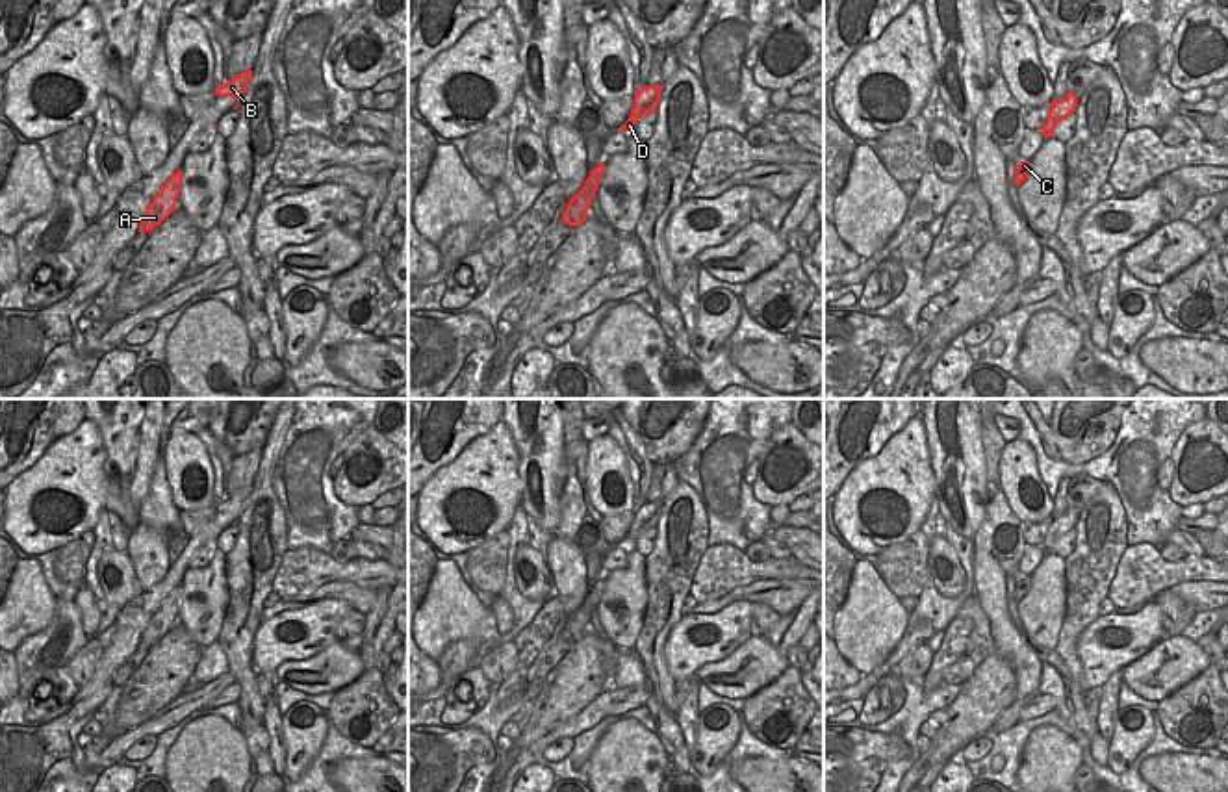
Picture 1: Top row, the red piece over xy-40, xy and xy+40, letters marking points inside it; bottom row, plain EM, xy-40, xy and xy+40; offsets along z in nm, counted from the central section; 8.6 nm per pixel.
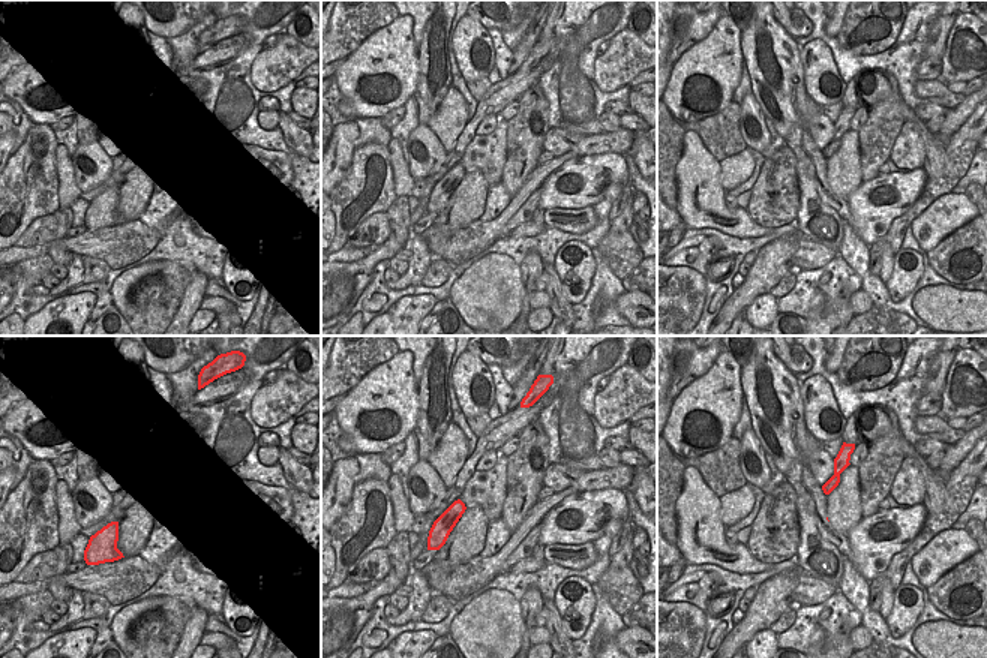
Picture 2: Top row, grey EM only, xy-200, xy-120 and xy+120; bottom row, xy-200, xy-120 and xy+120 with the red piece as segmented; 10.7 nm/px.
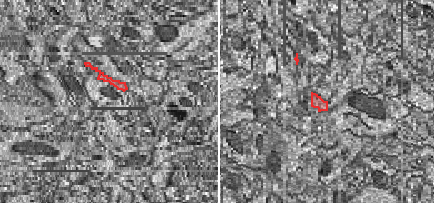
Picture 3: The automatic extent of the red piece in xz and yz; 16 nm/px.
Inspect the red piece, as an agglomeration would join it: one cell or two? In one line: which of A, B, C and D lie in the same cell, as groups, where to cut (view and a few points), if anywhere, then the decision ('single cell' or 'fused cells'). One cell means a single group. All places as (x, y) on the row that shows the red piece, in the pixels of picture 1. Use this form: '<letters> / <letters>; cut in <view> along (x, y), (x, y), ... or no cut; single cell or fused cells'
A B C D; no cut; single cell

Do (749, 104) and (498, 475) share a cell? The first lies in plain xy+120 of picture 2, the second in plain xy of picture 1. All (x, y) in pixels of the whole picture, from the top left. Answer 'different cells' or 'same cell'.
different cells

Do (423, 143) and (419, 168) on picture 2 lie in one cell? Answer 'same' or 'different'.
same

